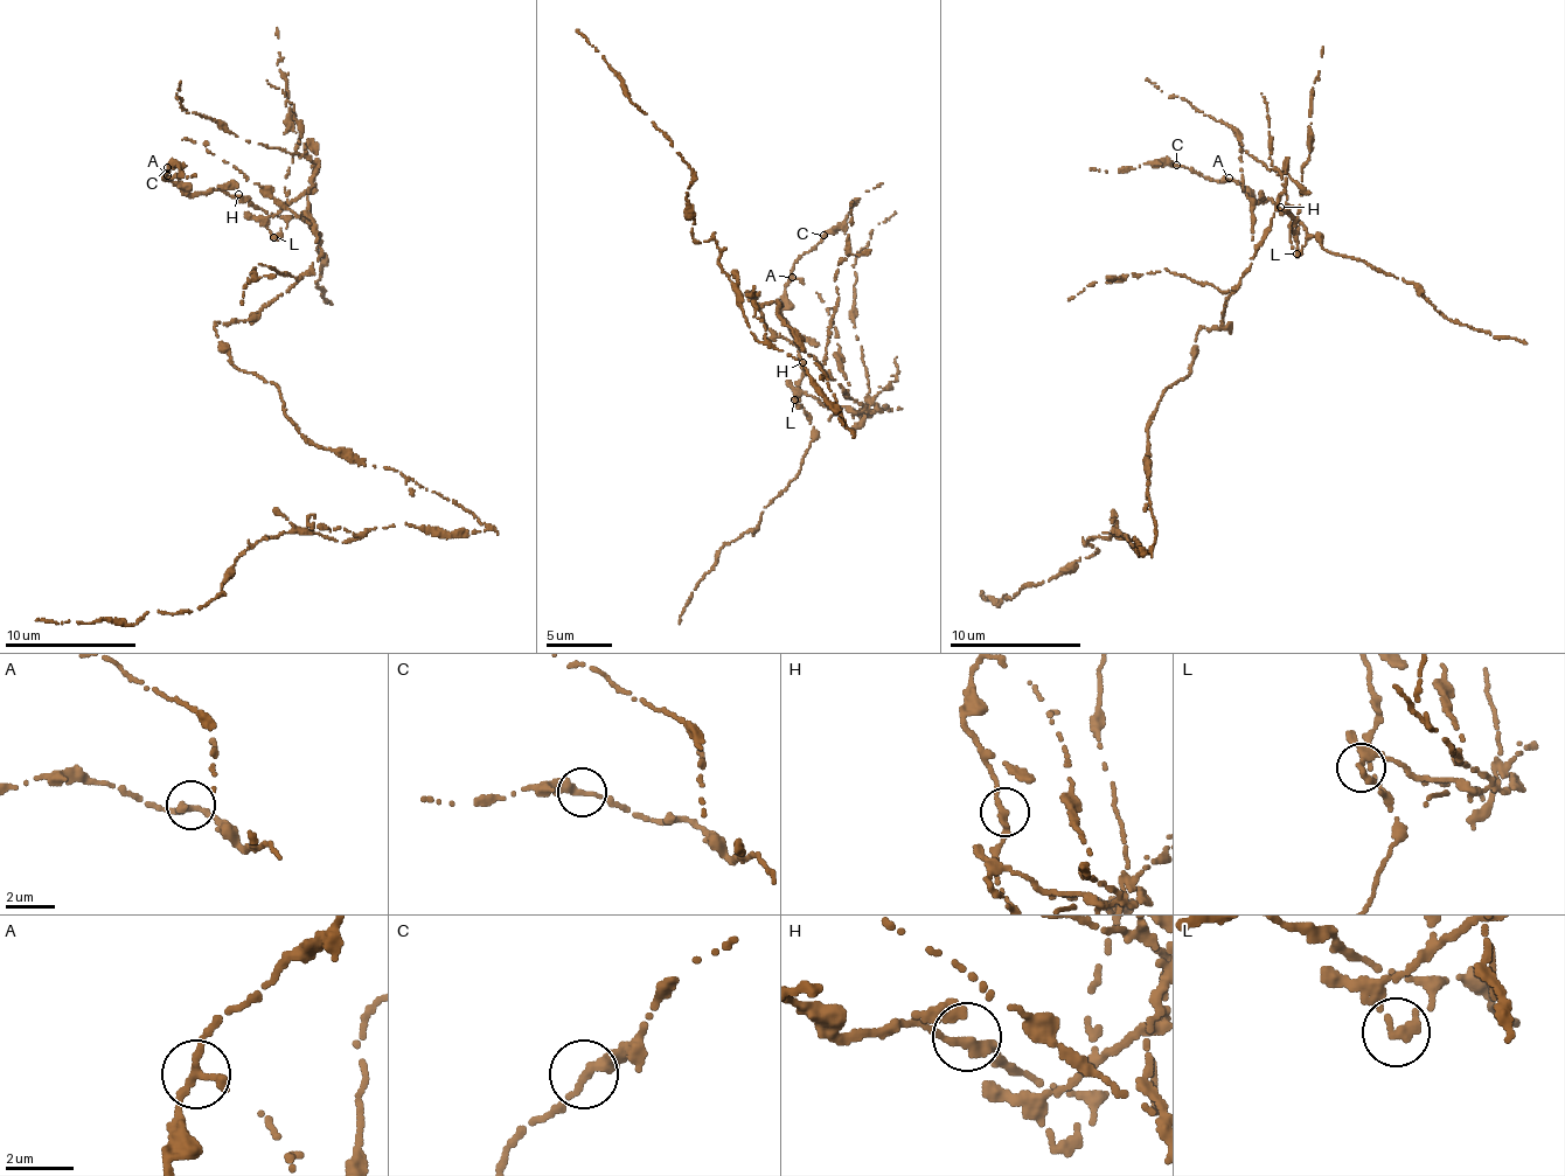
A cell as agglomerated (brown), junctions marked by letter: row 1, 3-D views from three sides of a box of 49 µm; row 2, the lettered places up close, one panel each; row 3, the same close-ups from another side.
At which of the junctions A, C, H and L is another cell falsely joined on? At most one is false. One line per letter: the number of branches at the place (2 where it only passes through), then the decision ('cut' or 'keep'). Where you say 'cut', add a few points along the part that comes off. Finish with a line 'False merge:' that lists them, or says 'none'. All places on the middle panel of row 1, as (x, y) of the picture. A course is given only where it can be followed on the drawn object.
A: branches 2; keep
C: branches 2; keep
H: branches 2; keep
L: branches 2; cut; course (795, 398), (863, 410), (746, 291), (779, 303), (849, 429), (748, 319), (695, 238), (688, 164), (576, 30)
False merge: L

